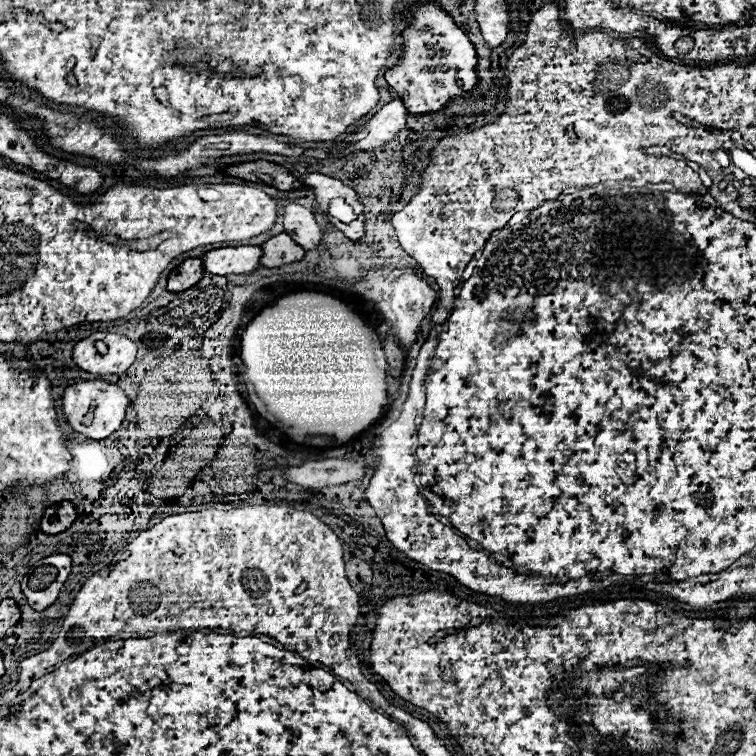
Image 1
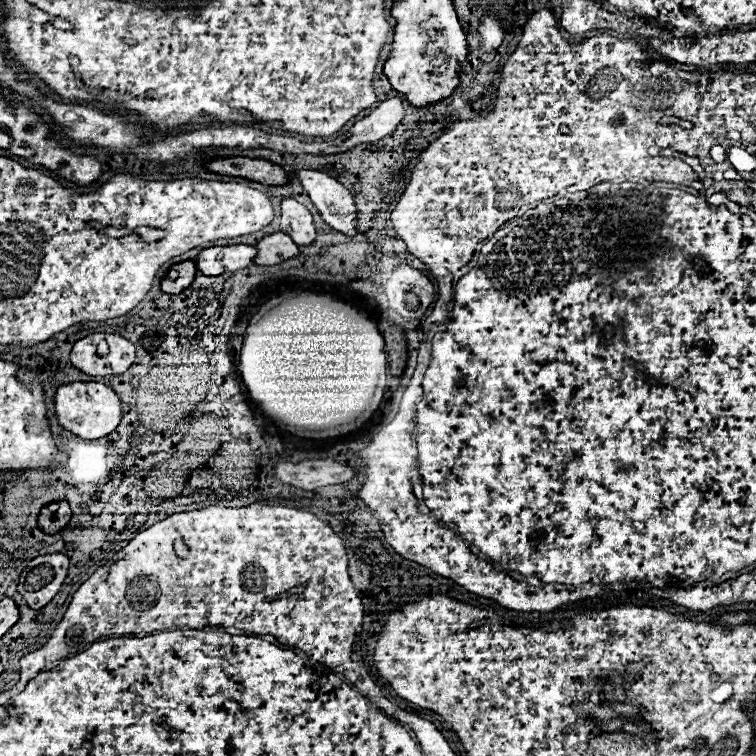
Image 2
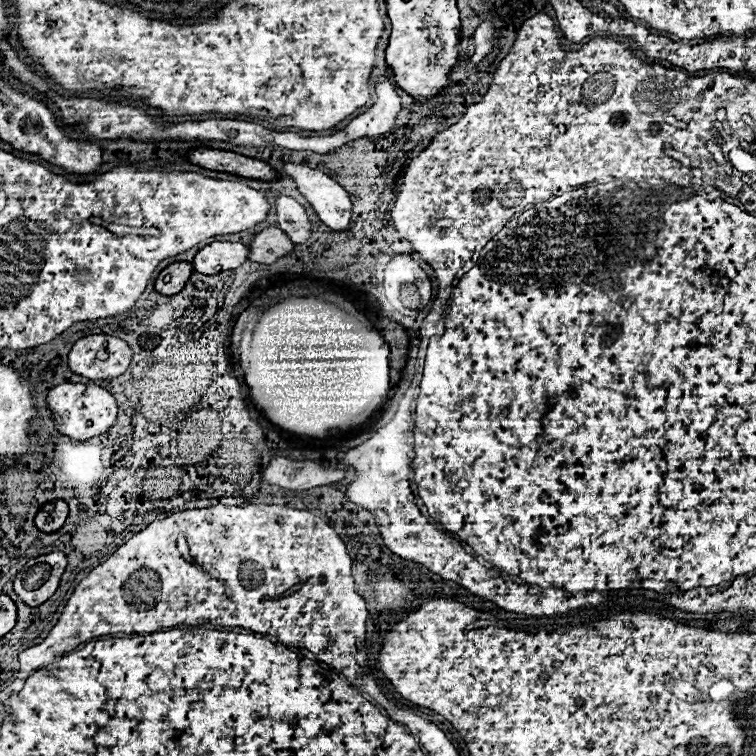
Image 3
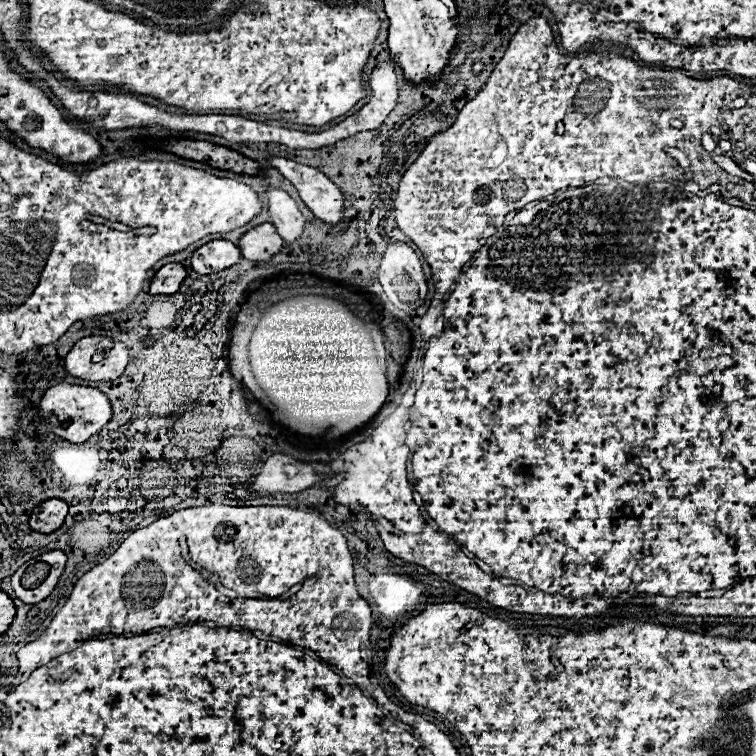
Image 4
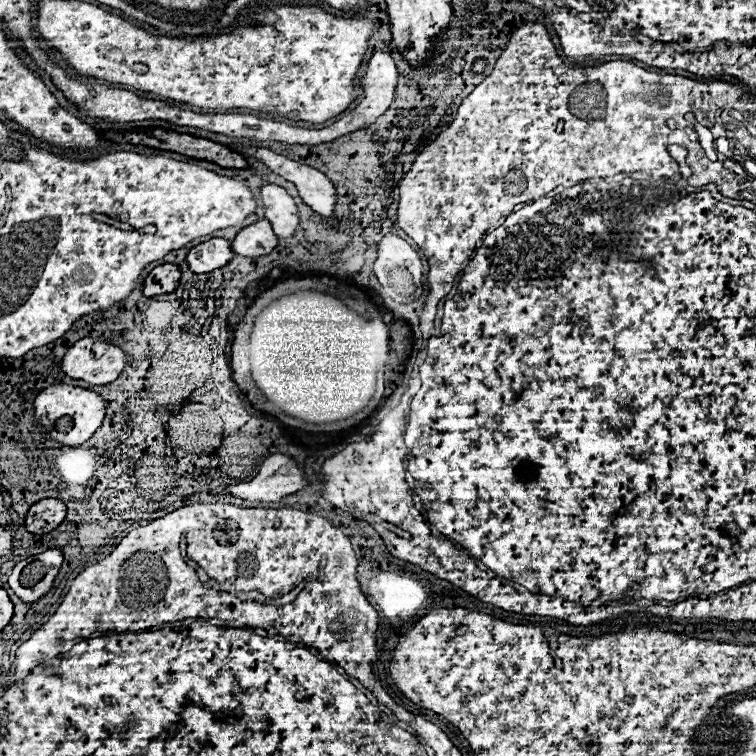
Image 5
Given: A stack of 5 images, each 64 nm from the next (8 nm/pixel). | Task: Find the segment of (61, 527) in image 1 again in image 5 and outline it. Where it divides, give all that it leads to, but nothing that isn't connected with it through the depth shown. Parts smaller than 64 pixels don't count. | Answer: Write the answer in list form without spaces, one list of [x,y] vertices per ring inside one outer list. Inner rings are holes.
[[[54,498],[36,502],[26,514],[26,530],[32,534],[50,534],[66,518],[66,504]]]

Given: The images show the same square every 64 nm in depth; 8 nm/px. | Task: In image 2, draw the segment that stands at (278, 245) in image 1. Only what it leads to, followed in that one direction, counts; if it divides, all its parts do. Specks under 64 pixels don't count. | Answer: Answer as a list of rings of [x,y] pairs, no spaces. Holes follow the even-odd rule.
[[[274,232],[262,238],[256,248],[258,248],[258,256],[254,262],[260,266],[274,266],[300,254],[300,248],[284,232]]]

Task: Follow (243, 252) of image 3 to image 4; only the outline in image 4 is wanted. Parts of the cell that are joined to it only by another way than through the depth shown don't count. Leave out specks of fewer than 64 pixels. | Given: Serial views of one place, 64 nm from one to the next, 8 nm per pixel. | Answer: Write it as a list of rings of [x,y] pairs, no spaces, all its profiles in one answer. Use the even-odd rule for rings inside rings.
[[[212,240],[194,252],[190,262],[198,274],[212,274],[238,264],[240,258],[242,258],[242,250],[234,242]]]

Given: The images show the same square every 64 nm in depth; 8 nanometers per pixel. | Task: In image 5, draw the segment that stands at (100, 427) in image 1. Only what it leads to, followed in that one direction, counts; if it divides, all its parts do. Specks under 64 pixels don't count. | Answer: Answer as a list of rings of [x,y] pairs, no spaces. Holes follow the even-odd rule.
[[[58,384],[58,386],[48,386],[38,394],[38,398],[34,400],[34,412],[36,412],[36,420],[42,424],[46,424],[48,420],[56,422],[62,416],[70,416],[74,420],[74,426],[66,432],[66,436],[54,436],[54,440],[66,446],[78,446],[86,442],[102,426],[106,416],[106,406],[104,406],[104,398],[98,392],[78,388],[78,386]]]

